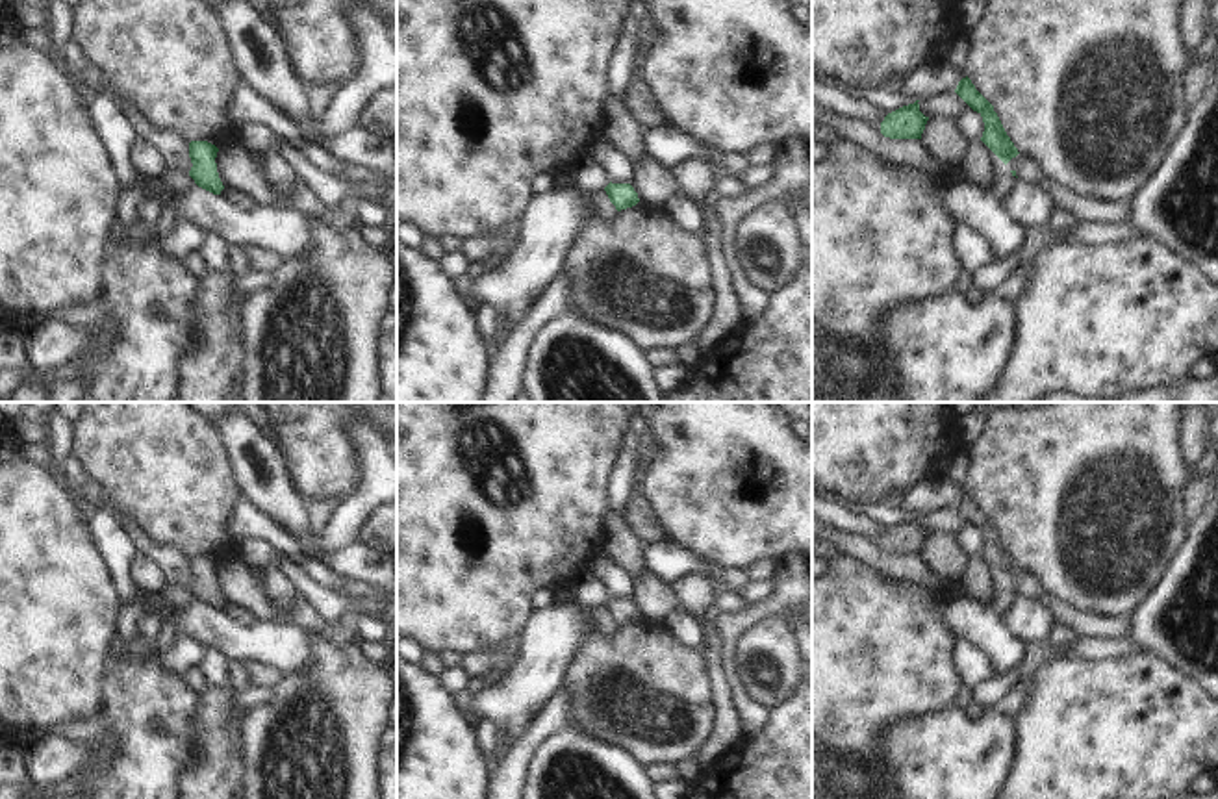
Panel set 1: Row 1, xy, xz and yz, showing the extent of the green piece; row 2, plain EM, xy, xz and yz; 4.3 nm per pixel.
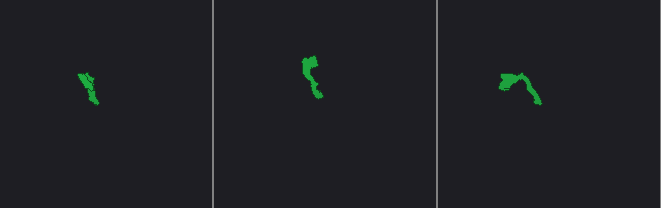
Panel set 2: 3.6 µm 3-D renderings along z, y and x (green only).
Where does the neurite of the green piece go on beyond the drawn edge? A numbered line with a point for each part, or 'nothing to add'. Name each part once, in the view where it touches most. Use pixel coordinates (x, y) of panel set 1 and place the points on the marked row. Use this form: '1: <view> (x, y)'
nothing to add.

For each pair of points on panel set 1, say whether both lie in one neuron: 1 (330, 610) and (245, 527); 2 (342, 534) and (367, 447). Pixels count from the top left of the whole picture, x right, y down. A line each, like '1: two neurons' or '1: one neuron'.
1: two neurons
2: one neuron

